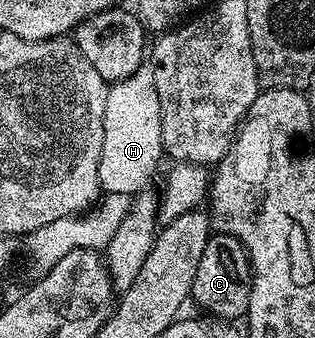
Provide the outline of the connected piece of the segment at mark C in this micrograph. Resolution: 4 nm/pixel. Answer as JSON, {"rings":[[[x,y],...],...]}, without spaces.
{"rings":[[[212,234],[205,245],[205,253],[201,253],[201,262],[197,264],[190,298],[196,299],[209,314],[216,315],[216,320],[239,321],[249,309],[250,292],[251,258],[247,256],[245,245],[241,245],[241,241],[232,235]]]}

